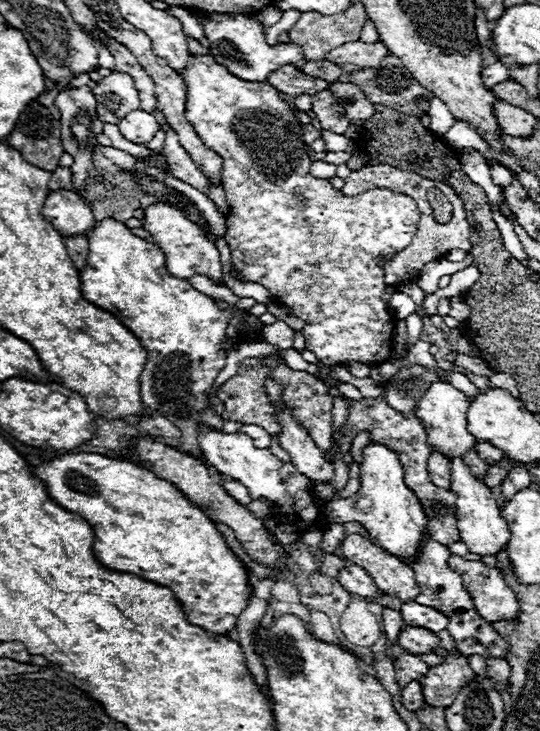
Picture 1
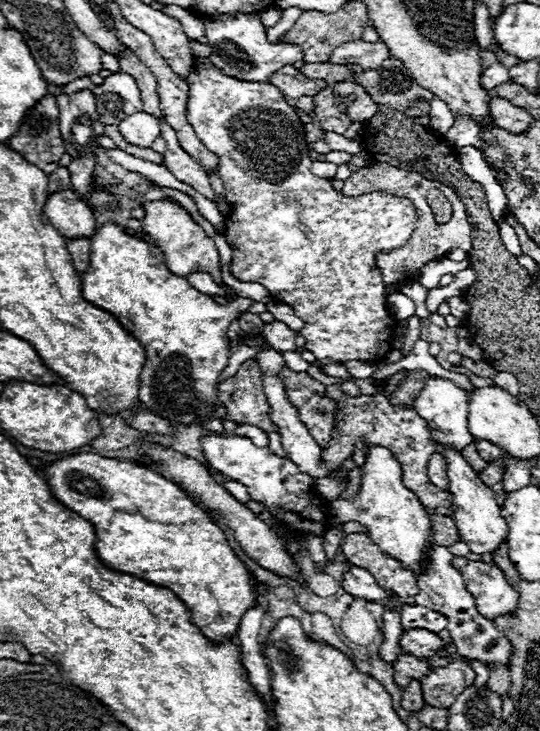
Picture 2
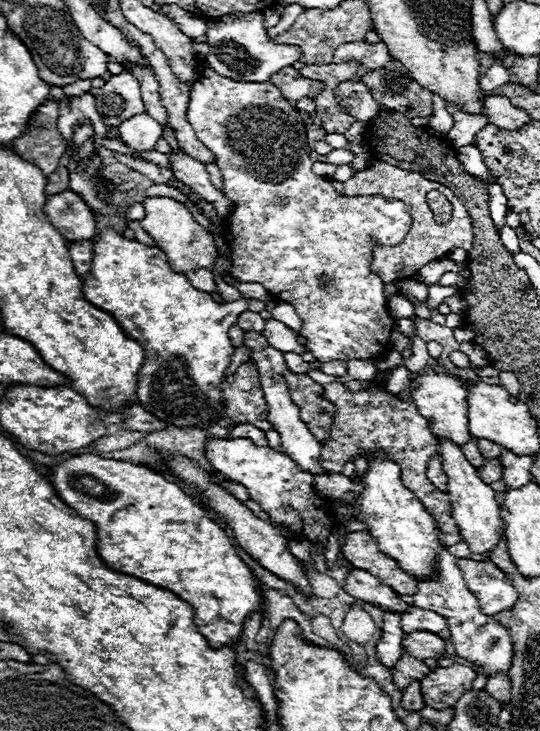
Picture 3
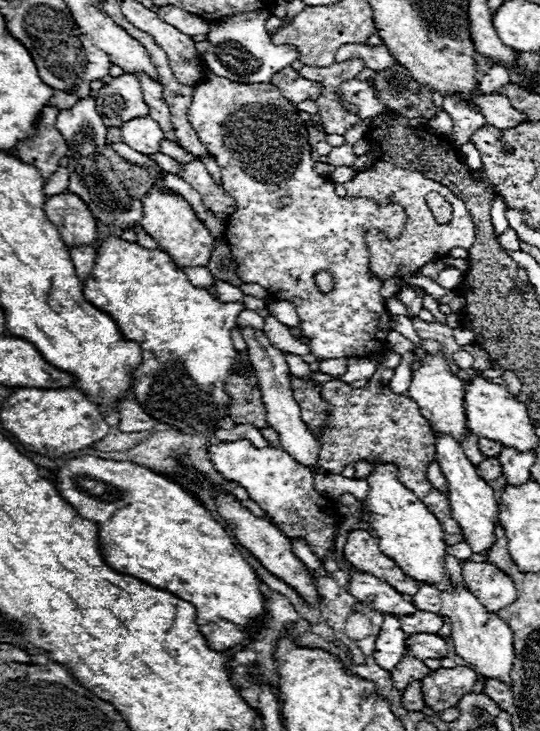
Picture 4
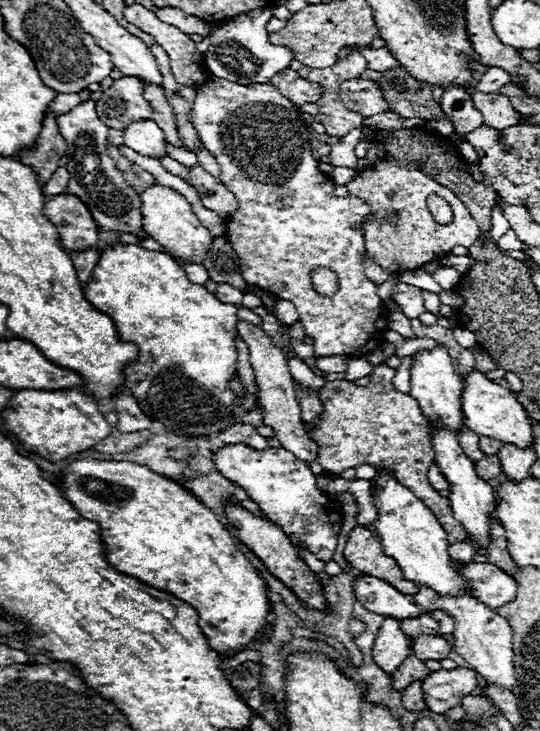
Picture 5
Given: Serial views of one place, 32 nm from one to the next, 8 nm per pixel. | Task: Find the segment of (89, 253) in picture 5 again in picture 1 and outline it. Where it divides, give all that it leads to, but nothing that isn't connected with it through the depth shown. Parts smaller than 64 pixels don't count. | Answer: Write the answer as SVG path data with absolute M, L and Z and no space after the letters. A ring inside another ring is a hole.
M64 236L64 244L76 270L84 270L88 258L88 240L84 236Z

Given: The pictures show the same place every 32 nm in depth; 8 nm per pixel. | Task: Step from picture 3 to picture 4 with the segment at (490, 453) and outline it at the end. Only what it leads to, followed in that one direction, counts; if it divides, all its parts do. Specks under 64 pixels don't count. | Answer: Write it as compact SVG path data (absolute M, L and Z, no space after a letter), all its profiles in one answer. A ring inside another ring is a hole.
M480 438L478 446L482 448L482 454L484 456L498 456L498 452L502 450L502 444L500 442L494 442L490 438Z

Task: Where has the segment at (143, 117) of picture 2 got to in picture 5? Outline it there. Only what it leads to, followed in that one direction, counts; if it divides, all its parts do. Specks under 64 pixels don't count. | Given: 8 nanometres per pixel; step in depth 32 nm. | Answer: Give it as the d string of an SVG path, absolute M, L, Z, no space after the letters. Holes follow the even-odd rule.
M152 120L130 124L128 128L124 128L124 138L126 138L124 144L142 156L156 158L156 160L168 156L164 134L158 128L158 124Z

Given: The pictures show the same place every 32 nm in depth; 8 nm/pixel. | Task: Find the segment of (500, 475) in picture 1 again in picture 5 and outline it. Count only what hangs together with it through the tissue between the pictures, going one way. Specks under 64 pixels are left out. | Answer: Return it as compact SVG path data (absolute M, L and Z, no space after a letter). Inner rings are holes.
M484 456L478 462L474 462L474 466L476 466L478 476L482 476L482 480L496 478L502 472L502 466L500 466L498 456Z

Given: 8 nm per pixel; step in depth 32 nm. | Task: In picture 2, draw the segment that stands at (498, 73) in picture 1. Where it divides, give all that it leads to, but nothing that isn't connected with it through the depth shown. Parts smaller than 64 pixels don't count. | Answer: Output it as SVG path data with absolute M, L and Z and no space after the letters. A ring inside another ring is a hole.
M496 62L496 64L492 64L490 68L486 68L482 72L482 80L480 82L482 82L482 88L486 88L486 90L492 90L492 88L504 84L504 82L510 82L508 68L504 68L500 62Z

